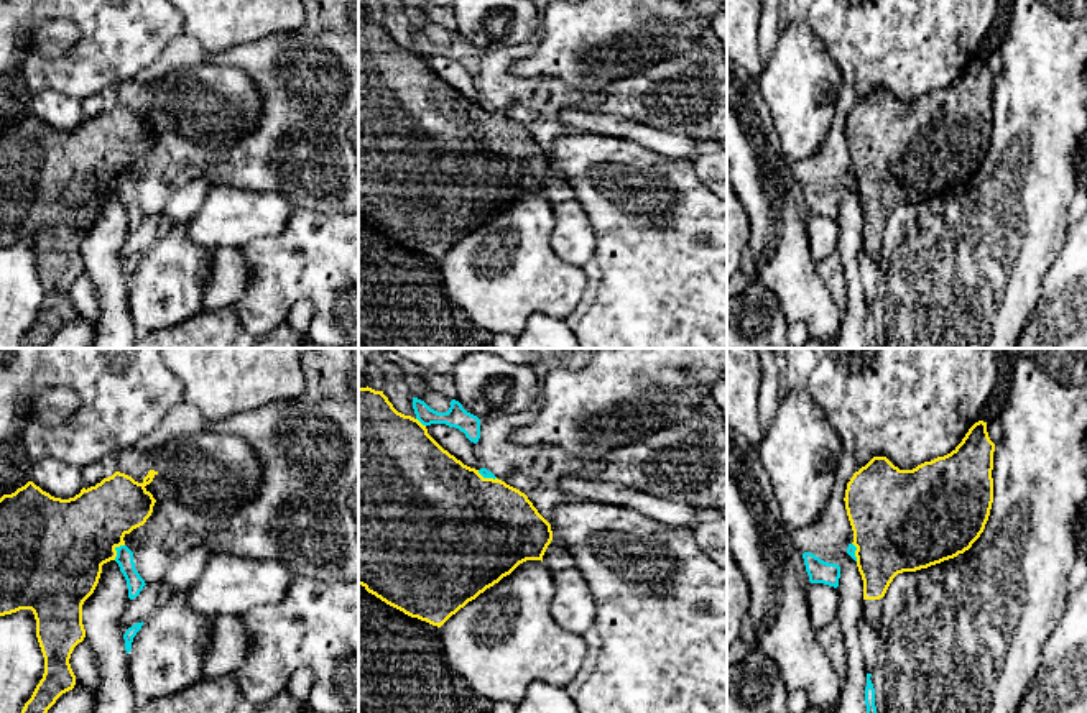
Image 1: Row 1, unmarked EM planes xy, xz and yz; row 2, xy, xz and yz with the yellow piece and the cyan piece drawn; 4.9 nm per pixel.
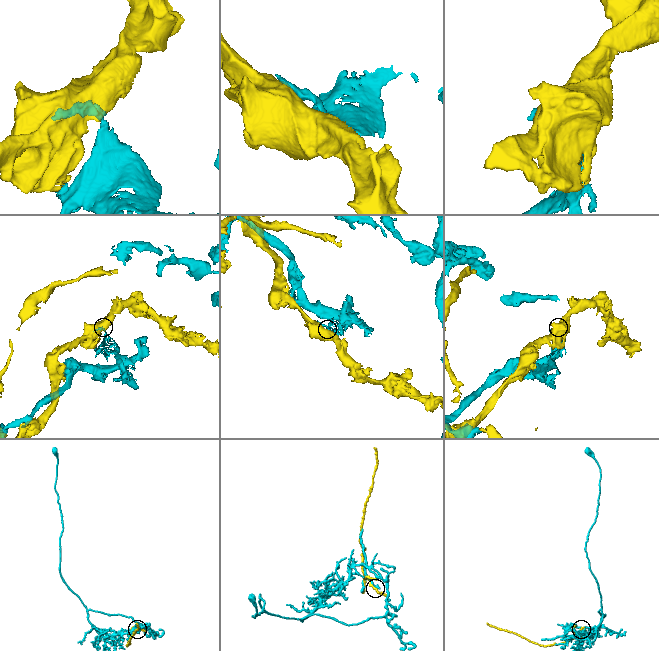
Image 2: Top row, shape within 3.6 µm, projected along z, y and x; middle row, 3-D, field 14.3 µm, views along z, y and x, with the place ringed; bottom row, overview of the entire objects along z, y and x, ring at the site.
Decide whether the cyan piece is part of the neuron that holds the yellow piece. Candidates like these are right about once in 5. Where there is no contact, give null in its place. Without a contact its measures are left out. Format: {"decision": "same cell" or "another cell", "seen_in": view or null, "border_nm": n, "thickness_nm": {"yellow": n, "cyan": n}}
{"decision": "another cell", "seen_in": "xy", "border_nm": 90, "thickness_nm": {"yellow": 420, "cyan": 90}}

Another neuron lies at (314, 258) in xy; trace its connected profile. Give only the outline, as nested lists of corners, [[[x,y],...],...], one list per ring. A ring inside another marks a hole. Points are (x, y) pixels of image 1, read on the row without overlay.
[[[294,209],[276,237],[242,246],[252,281],[232,304],[240,325],[263,335],[286,322],[298,301],[312,306],[309,337],[321,348],[358,348],[358,214]]]

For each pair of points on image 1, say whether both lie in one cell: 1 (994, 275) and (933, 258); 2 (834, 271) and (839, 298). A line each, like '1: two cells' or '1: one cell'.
1: one cell
2: one cell

